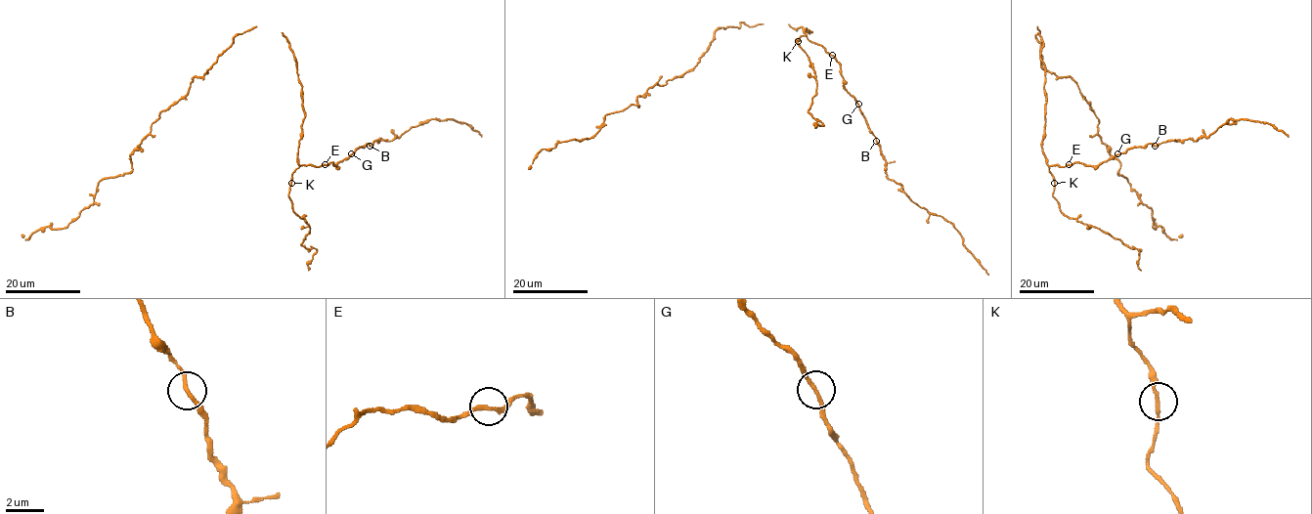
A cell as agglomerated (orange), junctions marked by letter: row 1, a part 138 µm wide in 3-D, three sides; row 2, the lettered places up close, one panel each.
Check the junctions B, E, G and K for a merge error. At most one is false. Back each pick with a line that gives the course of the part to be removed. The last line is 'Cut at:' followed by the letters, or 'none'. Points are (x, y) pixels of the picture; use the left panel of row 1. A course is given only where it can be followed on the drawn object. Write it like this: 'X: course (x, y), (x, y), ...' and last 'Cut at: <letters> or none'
Cut at: none

